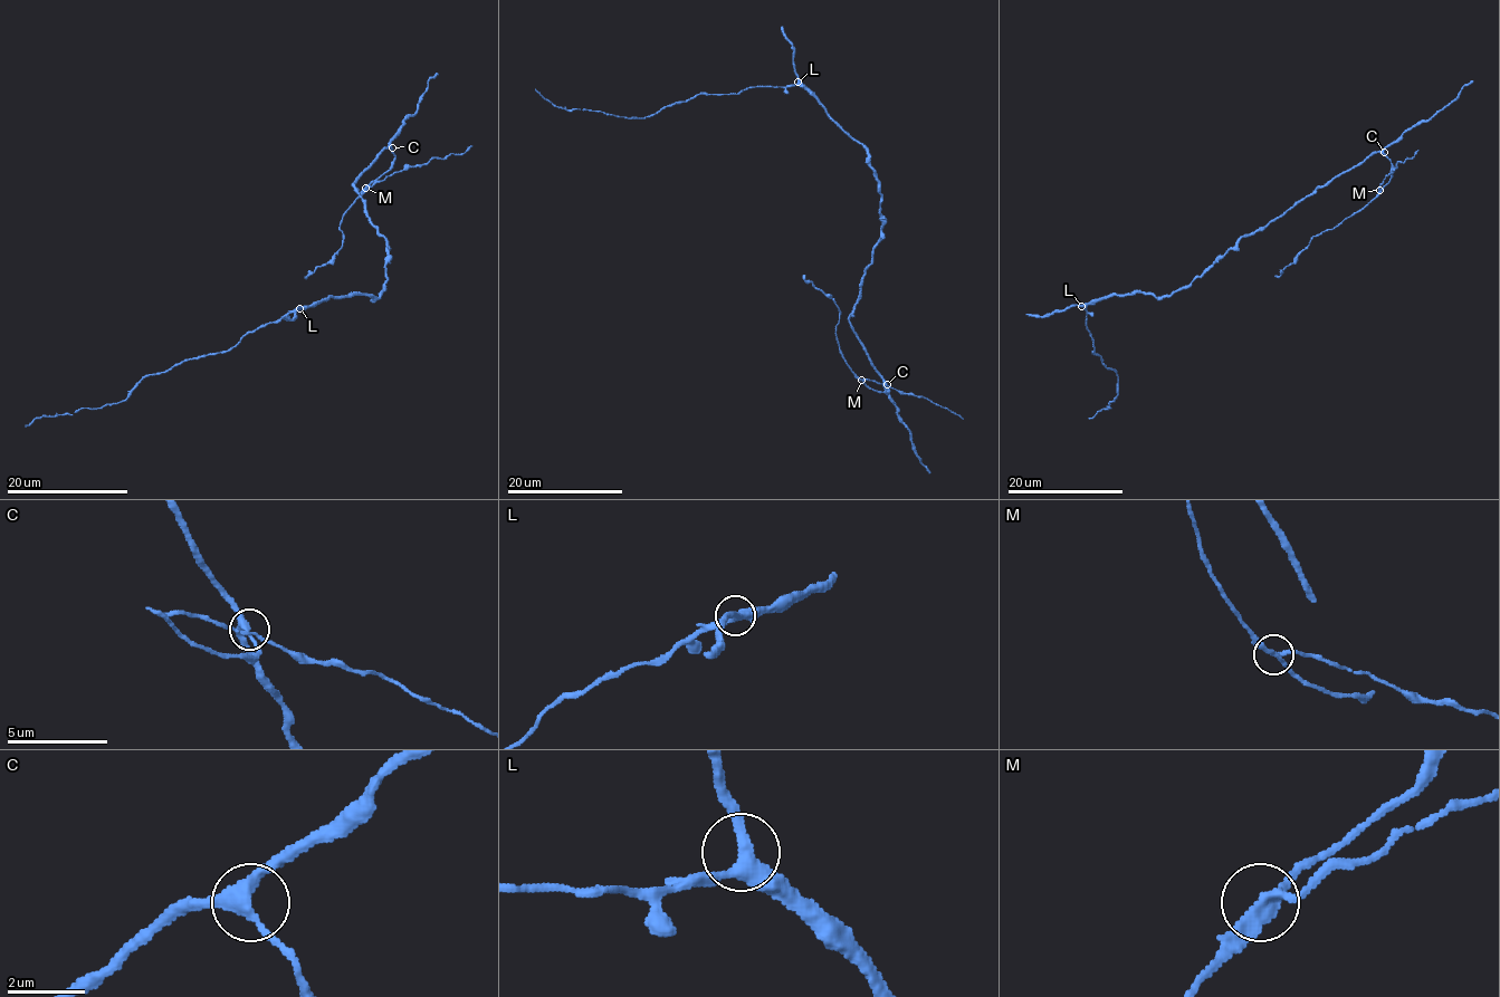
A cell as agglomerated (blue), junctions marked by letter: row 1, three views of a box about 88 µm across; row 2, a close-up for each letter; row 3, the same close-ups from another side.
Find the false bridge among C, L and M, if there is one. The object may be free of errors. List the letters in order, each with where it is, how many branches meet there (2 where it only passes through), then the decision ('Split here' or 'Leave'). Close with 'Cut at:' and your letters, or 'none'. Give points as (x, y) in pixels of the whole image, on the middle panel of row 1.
C: Place: (887, 384). Branches: 3. Leave
L: Place: (798, 82). Branches: 3. Leave
M: Place: (861, 380). Branches: 3. Split here
Cut at: M

